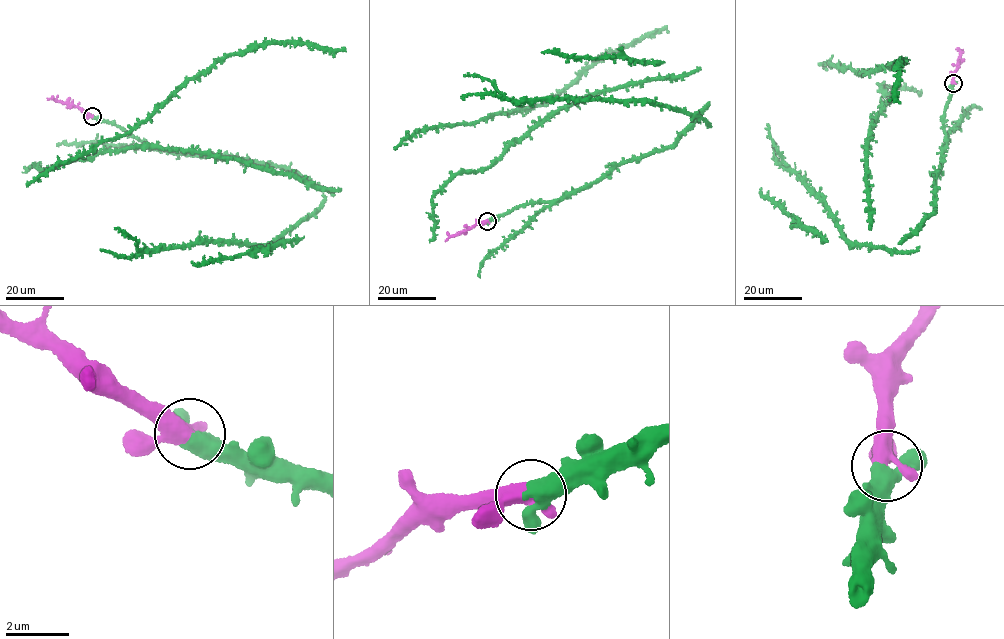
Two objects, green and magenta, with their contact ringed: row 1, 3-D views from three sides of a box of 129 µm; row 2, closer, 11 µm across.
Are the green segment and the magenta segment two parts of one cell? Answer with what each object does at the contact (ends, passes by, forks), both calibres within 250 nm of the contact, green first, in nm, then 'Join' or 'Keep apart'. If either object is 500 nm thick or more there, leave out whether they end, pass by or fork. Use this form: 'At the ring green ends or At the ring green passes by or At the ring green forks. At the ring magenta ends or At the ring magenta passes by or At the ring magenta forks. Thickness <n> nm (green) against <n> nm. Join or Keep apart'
At the ring green passes by. At the ring magenta forks. Thickness 480 nm (green) against 320 nm. Join

